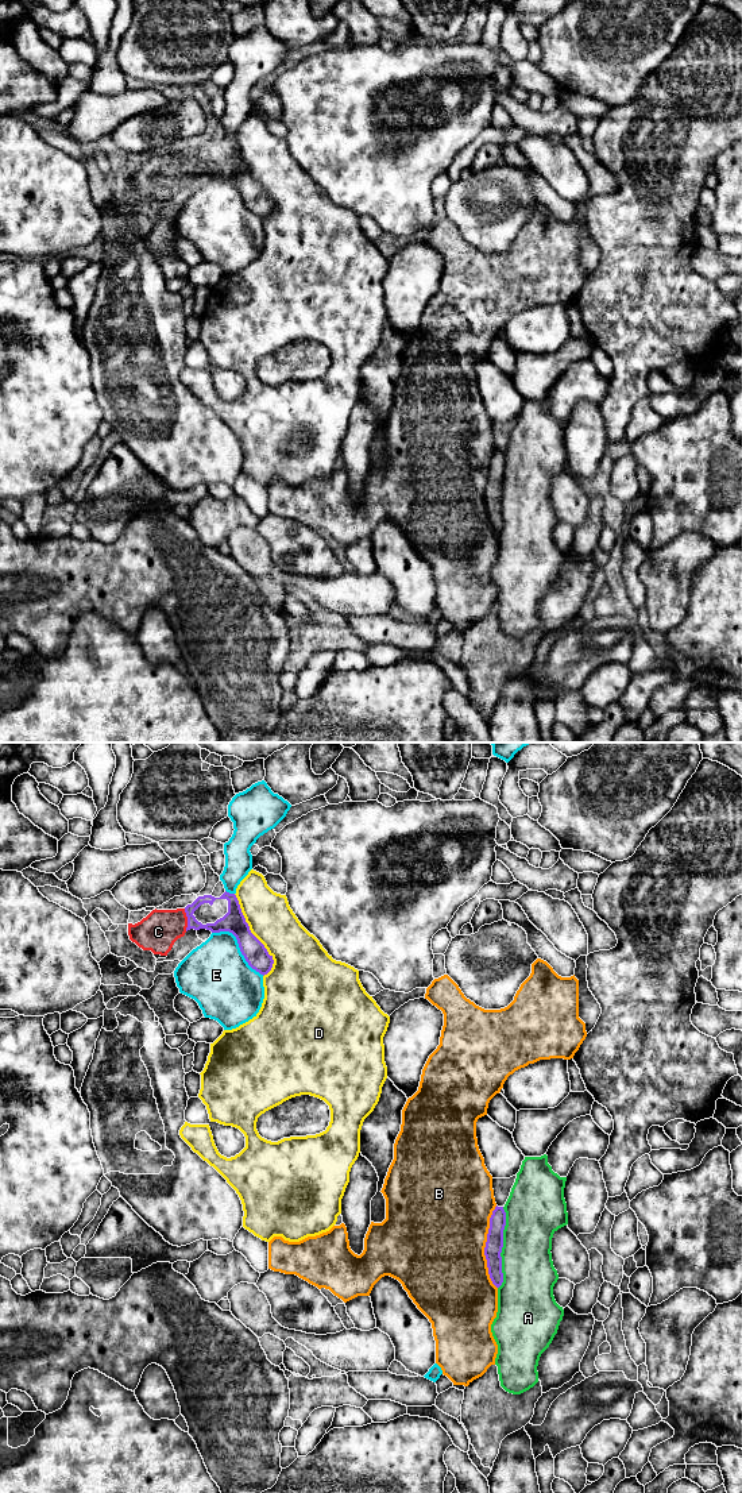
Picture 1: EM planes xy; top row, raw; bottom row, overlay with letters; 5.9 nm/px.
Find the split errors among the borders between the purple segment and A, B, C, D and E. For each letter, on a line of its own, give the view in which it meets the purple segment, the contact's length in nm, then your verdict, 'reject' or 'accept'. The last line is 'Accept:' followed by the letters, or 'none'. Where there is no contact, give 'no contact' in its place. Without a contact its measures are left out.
A: xy | 480 nm | reject
B: xy | 500 nm | reject
C: xy | 140 nm | accept
D: xy | 550 nm | reject
E: xy | 400 nm | reject
Accept: C

